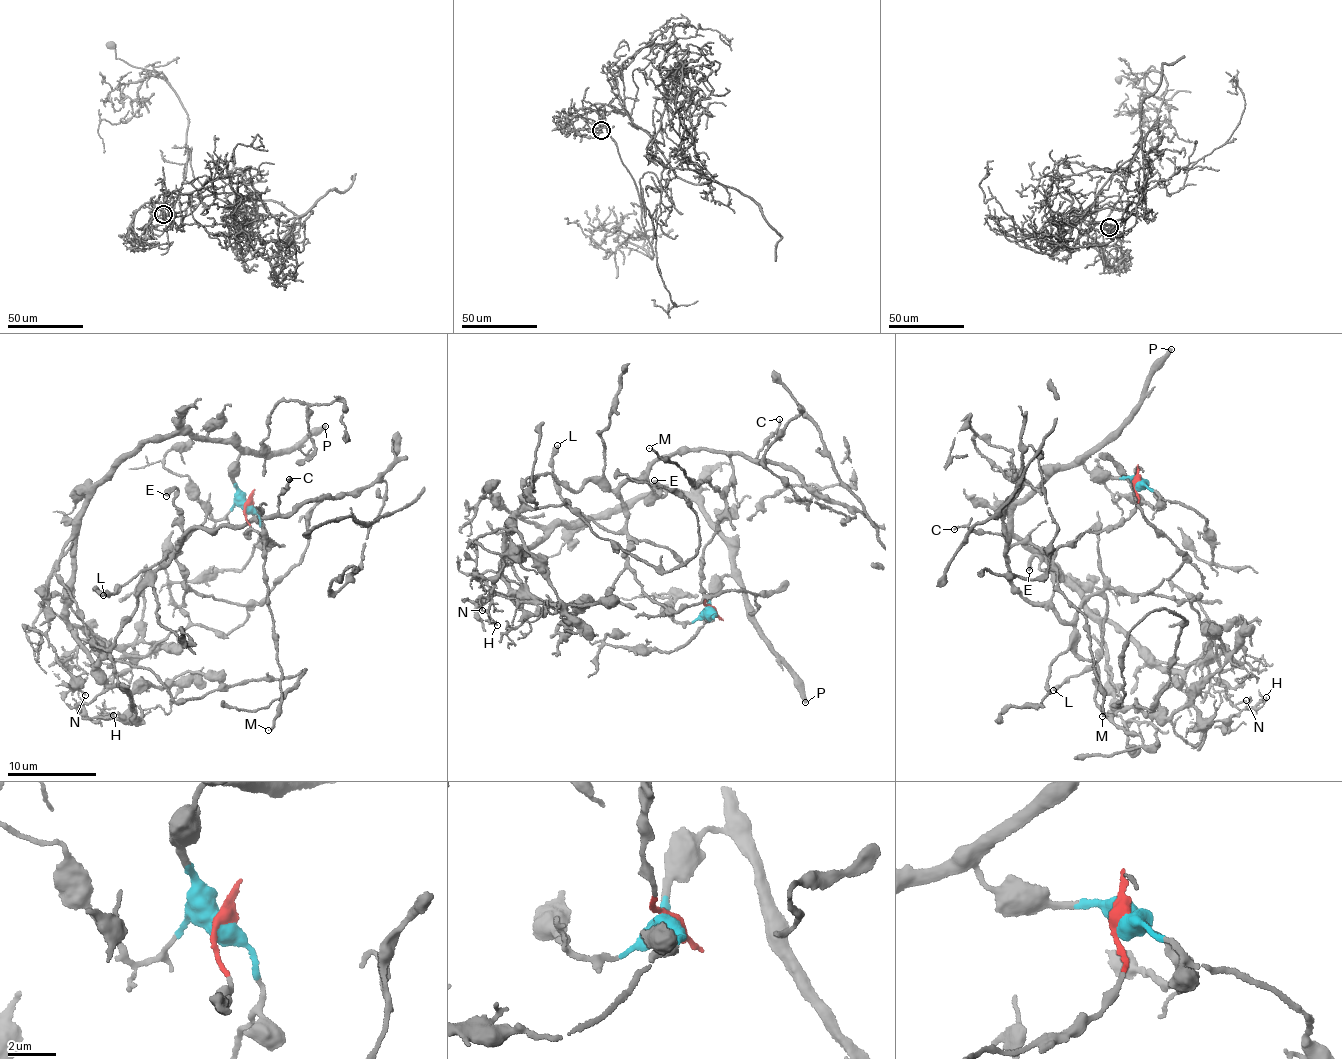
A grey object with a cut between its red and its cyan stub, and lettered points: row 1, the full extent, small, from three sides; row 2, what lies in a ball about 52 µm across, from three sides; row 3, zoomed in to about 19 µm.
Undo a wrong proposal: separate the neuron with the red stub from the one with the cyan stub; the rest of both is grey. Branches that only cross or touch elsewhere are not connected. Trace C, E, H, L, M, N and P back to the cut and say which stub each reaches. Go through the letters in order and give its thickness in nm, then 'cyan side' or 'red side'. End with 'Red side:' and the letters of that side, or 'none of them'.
C: 150 nm thick; red side
E: 360 nm thick; red side
H: 130 nm thick; cyan side
L: 400 nm thick; red side
M: 150 nm thick; red side
N: 110 nm thick; cyan side
P: 360 nm thick; cyan side
Red side: C, E, L, M

